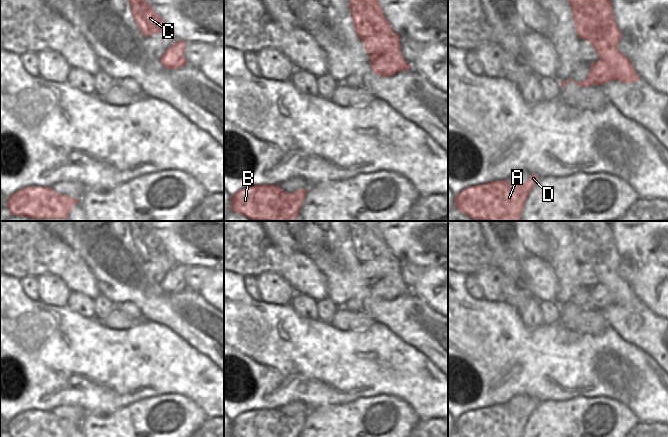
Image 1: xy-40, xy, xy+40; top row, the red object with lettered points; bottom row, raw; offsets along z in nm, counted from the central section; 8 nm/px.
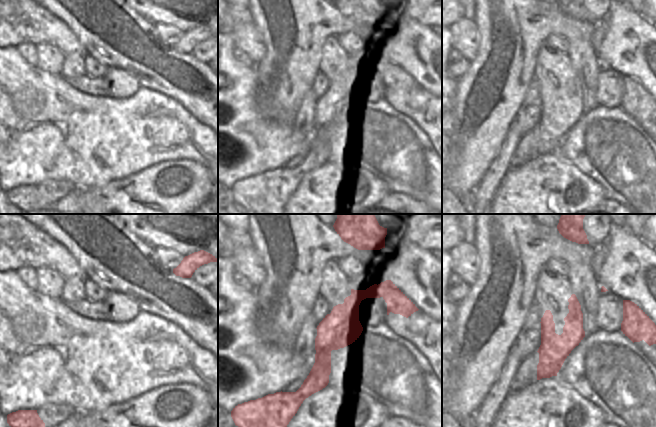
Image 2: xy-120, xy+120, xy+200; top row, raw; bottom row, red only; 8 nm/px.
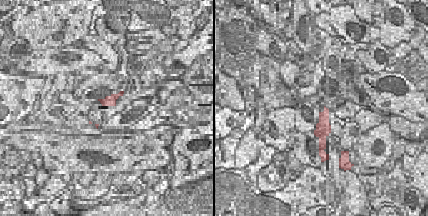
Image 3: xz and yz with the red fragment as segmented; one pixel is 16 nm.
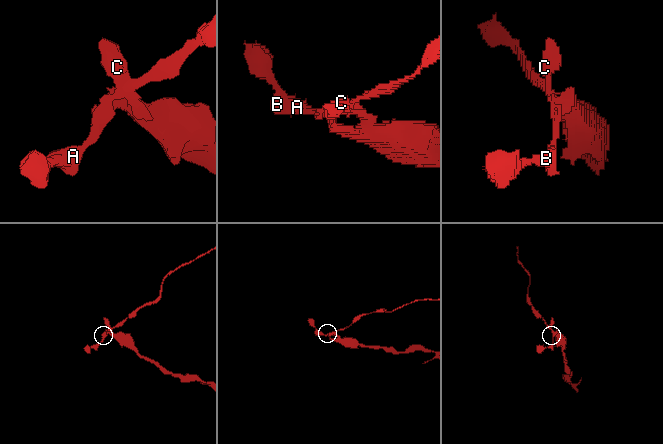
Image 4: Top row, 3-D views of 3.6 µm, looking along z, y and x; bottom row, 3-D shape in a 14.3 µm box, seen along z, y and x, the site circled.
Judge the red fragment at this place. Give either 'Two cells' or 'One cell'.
Two cells.

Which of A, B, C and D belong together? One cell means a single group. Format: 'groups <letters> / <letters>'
groups A B D / C

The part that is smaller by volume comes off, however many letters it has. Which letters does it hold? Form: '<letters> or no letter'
C

